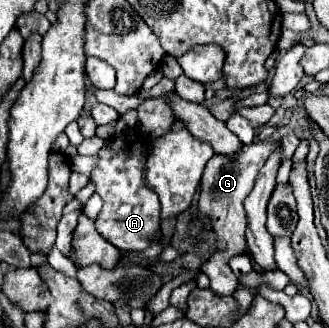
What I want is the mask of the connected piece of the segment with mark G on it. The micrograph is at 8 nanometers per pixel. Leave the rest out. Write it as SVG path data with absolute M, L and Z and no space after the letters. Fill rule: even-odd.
M258 141L250 145L242 145L240 151L232 155L214 155L202 175L200 181L200 201L198 209L210 219L212 231L216 235L216 253L206 259L206 263L200 267L208 277L210 277L210 289L216 295L232 295L238 287L238 279L234 277L228 261L236 255L246 253L248 241L246 241L246 225L248 225L248 215L244 211L244 199L250 195L252 185L256 181L256 175L260 173L262 165L270 157L278 143L272 141Z

